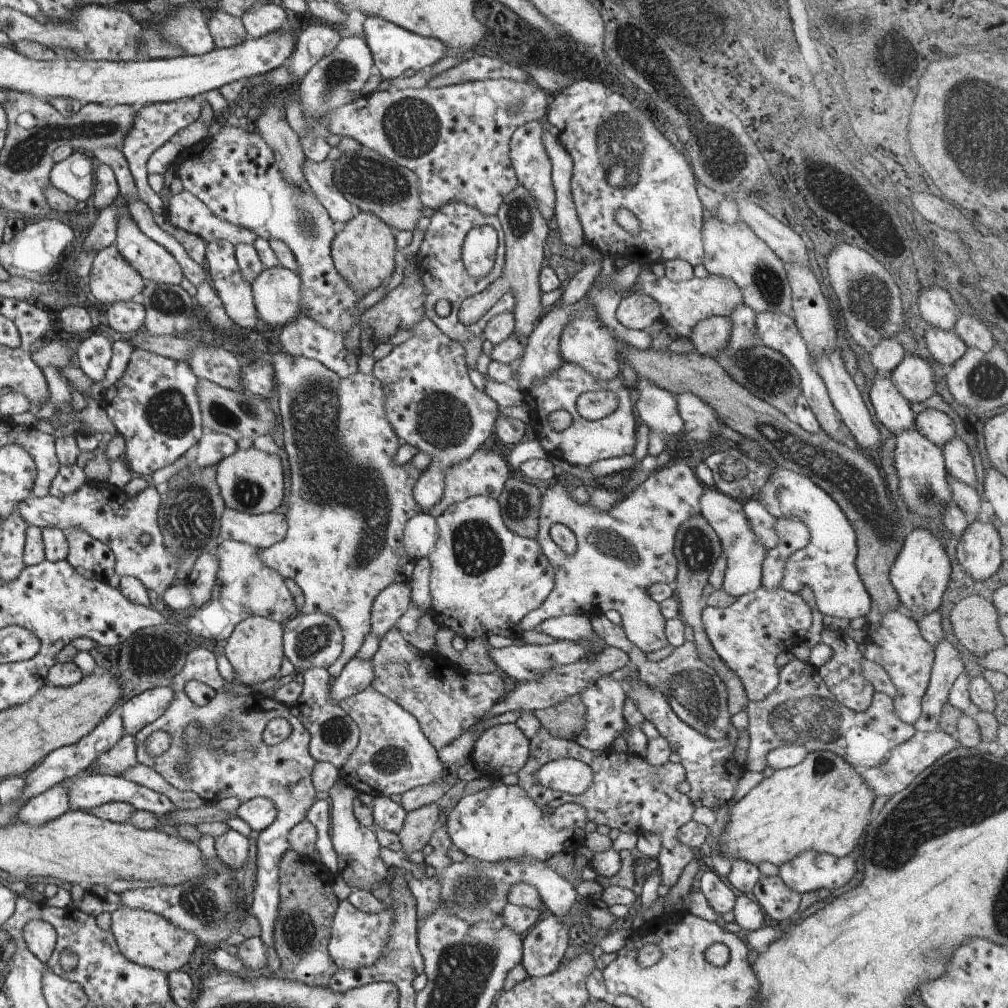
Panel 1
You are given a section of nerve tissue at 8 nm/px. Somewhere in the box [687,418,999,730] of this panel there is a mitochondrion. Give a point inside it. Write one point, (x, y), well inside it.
(864, 495)

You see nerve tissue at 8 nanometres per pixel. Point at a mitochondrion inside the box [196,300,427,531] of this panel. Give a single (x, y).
(219, 413)

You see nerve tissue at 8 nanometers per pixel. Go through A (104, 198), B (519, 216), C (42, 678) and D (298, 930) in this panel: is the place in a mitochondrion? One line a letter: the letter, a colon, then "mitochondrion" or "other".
A: other
B: mitochondrion
C: other
D: mitochondrion

